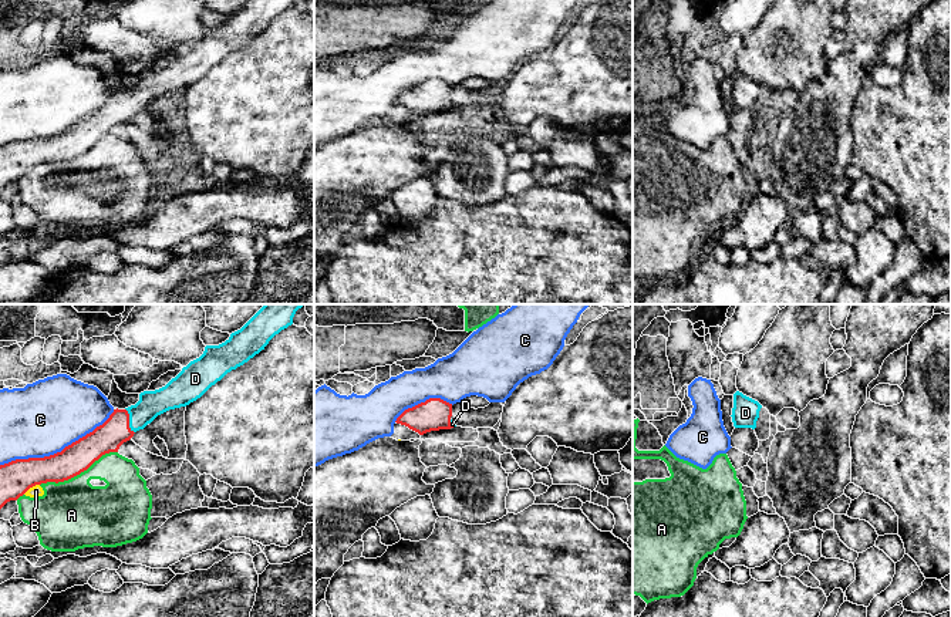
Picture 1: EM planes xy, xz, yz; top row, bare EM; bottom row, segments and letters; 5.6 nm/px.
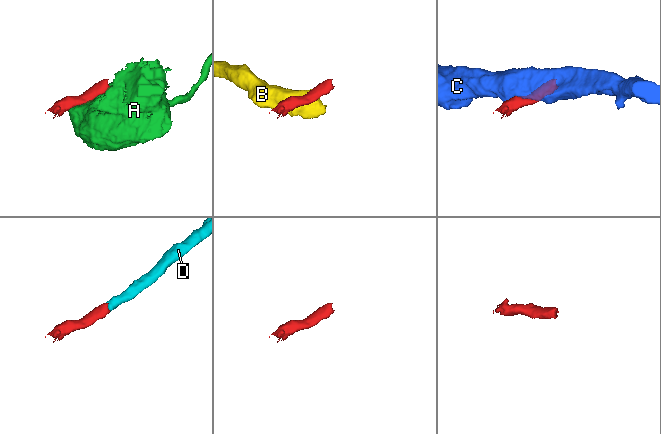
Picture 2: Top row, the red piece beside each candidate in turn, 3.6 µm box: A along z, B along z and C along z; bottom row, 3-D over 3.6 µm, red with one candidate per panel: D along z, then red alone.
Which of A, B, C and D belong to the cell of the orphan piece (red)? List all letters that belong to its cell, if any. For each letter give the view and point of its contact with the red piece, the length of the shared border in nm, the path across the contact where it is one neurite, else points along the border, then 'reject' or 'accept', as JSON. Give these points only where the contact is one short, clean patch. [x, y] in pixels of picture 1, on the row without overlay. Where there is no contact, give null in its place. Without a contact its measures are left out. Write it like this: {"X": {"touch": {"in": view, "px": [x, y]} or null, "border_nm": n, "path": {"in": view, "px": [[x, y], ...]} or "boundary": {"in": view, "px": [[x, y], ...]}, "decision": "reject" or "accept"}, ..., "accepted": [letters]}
{"A": {"touch": {"in": "xy", "px": [78, 155]}, "border_nm": 480, "decision": "reject"}, "B": {"touch": {"in": "xy", "px": [30, 168]}, "border_nm": 110, "decision": "reject"}, "C": {"touch": {"in": "xy", "px": [57, 134]}, "border_nm": 700, "decision": "reject"}, "D": {"touch": {"in": "xy", "px": [128, 103]}, "border_nm": 150, "path": {"in": "xy", "px": [[108, 118], [128, 103], [140, 97], [151, 86]]}, "decision": "accept"}, "accepted": ["D"]}

